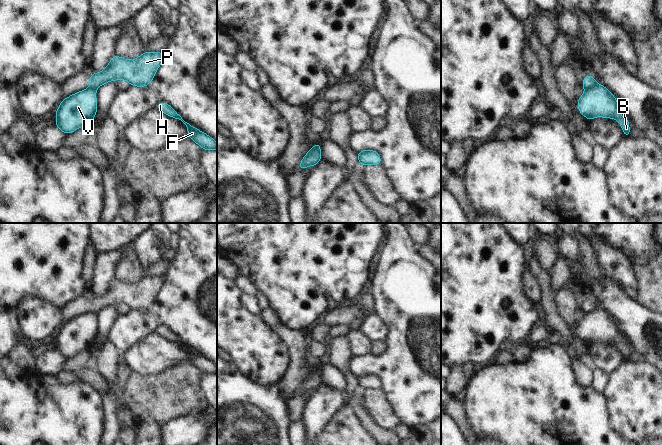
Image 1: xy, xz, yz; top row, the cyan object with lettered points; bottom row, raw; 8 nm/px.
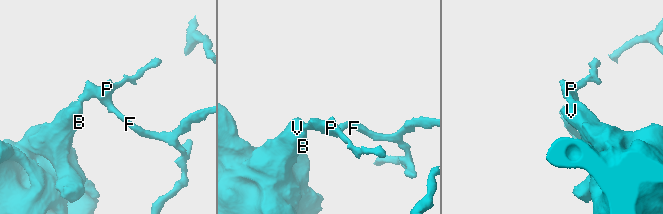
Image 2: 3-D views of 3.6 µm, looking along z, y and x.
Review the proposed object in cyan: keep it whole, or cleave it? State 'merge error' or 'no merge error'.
merge error

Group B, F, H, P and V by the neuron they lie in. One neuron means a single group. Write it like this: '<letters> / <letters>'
B V / F H P

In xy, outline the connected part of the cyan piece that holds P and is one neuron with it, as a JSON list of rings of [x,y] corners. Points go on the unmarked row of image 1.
[[[143,276],[136,284],[114,279],[102,296],[89,300],[90,312],[119,303],[127,304],[131,310],[145,311],[154,303],[163,281],[163,276]]]

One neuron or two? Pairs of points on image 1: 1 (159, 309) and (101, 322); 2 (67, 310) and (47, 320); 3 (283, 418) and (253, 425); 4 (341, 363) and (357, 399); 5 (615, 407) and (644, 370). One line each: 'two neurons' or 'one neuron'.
1: two neurons
2: two neurons
3: one neuron
4: two neurons
5: one neuron

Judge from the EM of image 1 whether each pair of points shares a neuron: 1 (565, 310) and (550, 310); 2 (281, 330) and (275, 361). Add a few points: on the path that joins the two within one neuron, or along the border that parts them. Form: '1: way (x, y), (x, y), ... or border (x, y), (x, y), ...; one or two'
1: border (554, 294), (557, 311), (570, 330); two
2: border (264, 320), (285, 345), (289, 359); two

